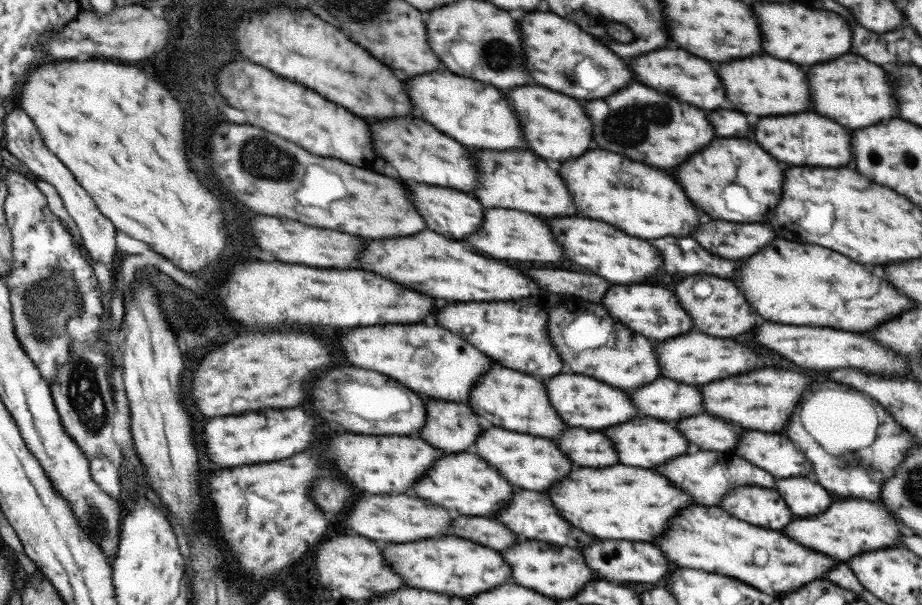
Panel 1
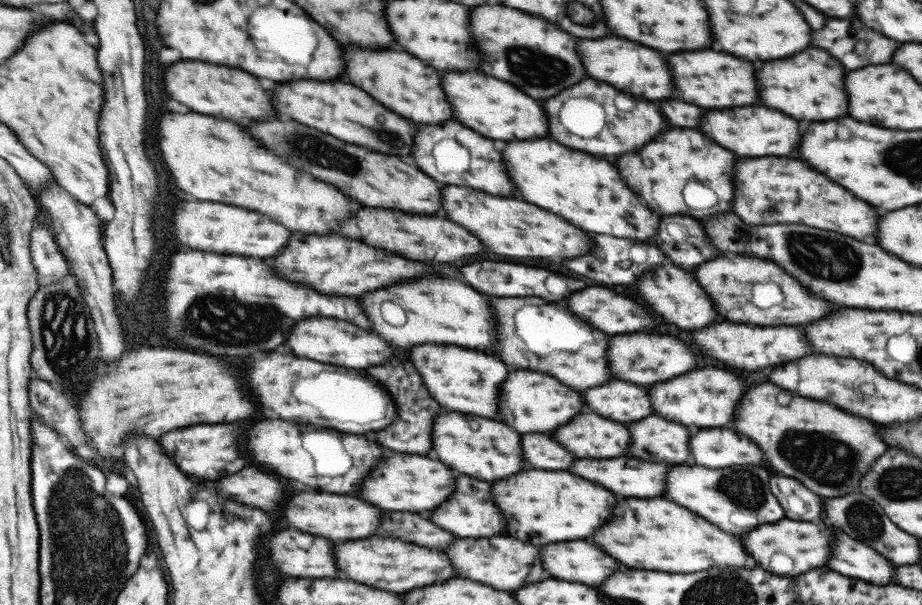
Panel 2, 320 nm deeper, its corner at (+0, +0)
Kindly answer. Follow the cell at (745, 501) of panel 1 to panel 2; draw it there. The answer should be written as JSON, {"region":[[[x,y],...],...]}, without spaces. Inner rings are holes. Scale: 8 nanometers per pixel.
{"region":[[[681,464],[667,470],[663,494],[671,502],[691,510],[693,514],[707,518],[707,522],[711,522],[719,530],[729,534],[741,534],[753,530],[759,524],[771,524],[783,518],[783,510],[771,496],[767,482],[769,472],[757,466],[727,466],[721,470],[711,470]]]}

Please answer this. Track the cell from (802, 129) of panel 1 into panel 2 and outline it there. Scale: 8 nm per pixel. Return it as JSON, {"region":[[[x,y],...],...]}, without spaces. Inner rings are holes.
{"region":[[[733,106],[733,116],[729,108],[709,110],[703,114],[699,130],[739,156],[789,156],[799,148],[799,124],[785,114],[763,106]]]}

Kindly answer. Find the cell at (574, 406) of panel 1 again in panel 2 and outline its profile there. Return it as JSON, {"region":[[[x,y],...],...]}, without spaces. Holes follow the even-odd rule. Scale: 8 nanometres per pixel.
{"region":[[[515,370],[509,372],[507,378],[503,380],[503,390],[499,390],[499,420],[507,426],[511,426],[519,434],[527,432],[543,432],[543,430],[553,430],[561,424],[567,424],[575,414],[577,408],[581,410],[581,396],[559,384],[555,378],[531,370]]]}

